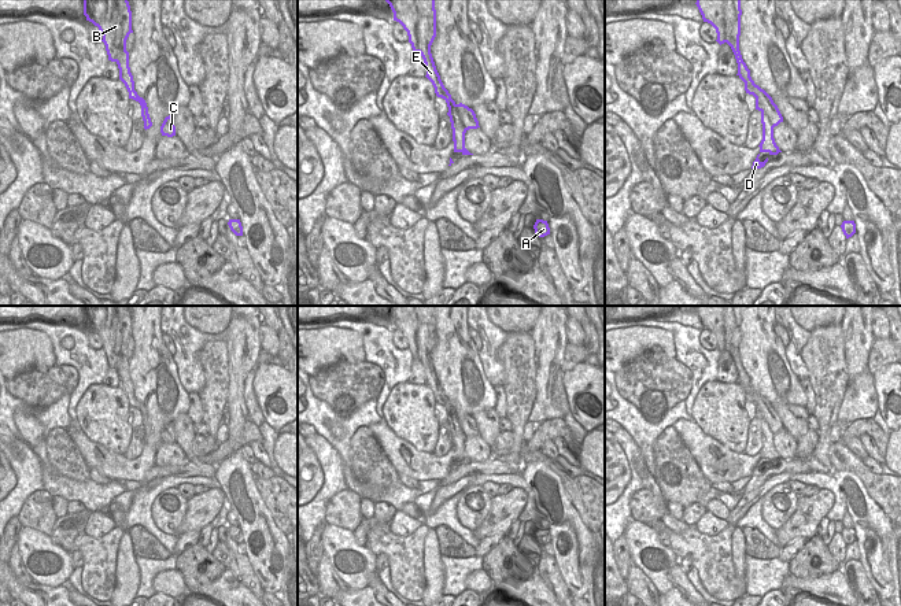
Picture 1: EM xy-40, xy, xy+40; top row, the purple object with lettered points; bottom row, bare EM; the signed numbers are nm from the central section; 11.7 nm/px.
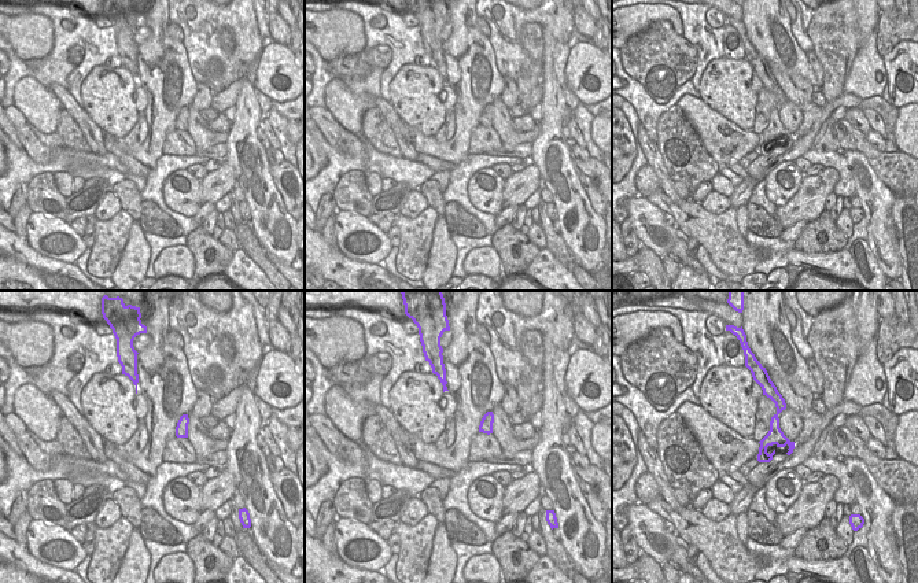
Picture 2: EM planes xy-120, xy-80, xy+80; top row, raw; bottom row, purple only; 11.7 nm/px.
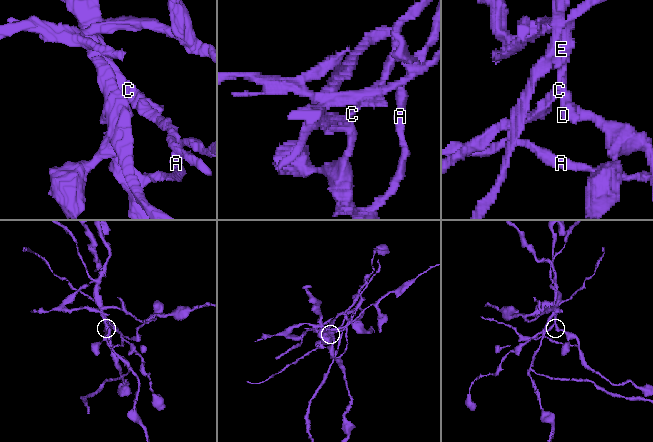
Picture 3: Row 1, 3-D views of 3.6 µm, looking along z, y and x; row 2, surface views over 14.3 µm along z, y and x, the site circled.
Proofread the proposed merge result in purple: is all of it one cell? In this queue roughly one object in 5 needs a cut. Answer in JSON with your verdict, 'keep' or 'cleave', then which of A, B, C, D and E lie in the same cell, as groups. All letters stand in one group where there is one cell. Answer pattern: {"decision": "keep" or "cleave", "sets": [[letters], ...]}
{"decision": "cleave", "sets": [["A", "D"], ["B", "C", "E"]]}

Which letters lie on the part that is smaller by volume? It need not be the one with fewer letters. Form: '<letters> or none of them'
A, D

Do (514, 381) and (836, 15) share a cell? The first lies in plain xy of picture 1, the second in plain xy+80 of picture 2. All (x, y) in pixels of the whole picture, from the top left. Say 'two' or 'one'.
one

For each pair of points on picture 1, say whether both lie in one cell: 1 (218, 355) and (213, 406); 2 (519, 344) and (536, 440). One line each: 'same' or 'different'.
1: same
2: different

